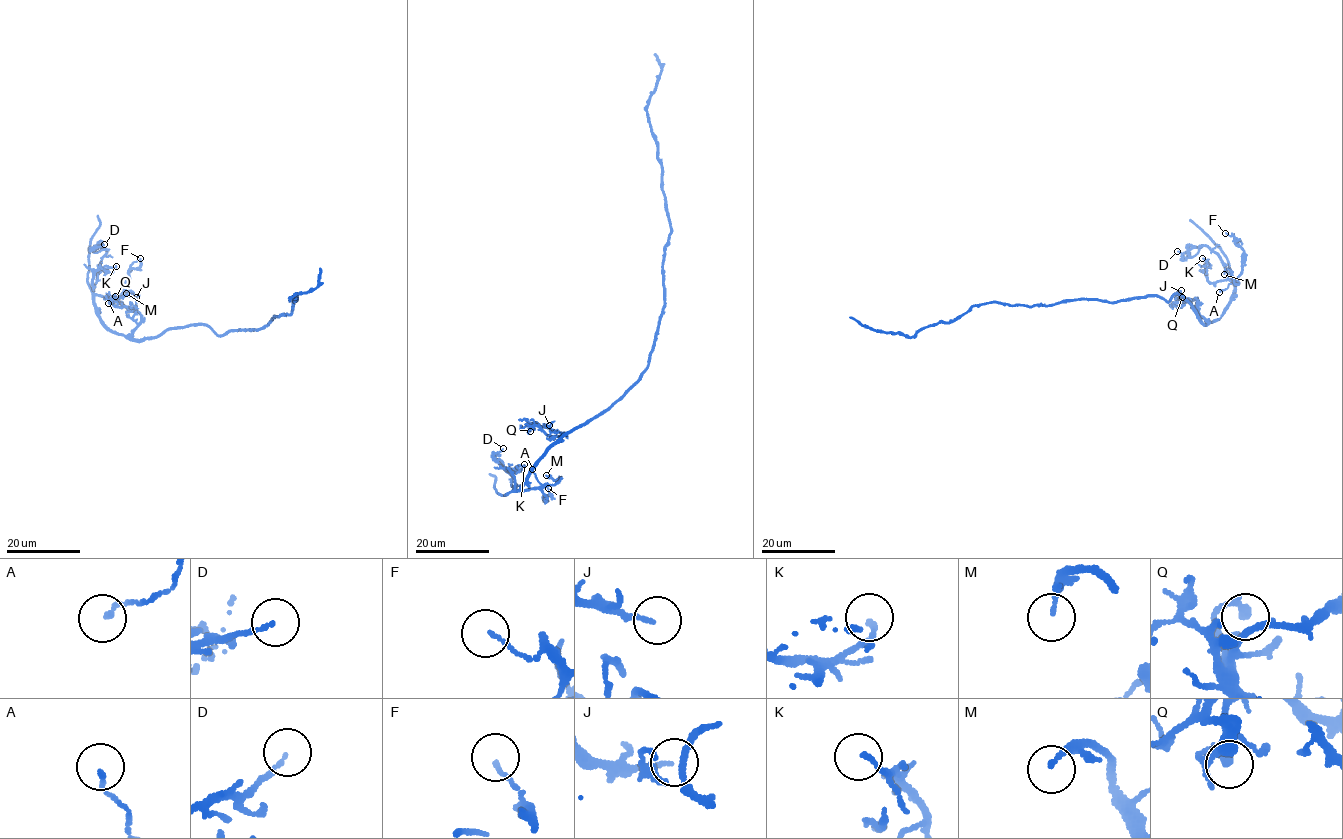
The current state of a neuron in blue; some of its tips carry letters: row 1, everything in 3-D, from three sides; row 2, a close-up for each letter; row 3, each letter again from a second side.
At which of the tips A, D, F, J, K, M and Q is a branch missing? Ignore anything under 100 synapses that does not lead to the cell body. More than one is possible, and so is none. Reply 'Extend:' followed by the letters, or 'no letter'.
Extend: no letter

